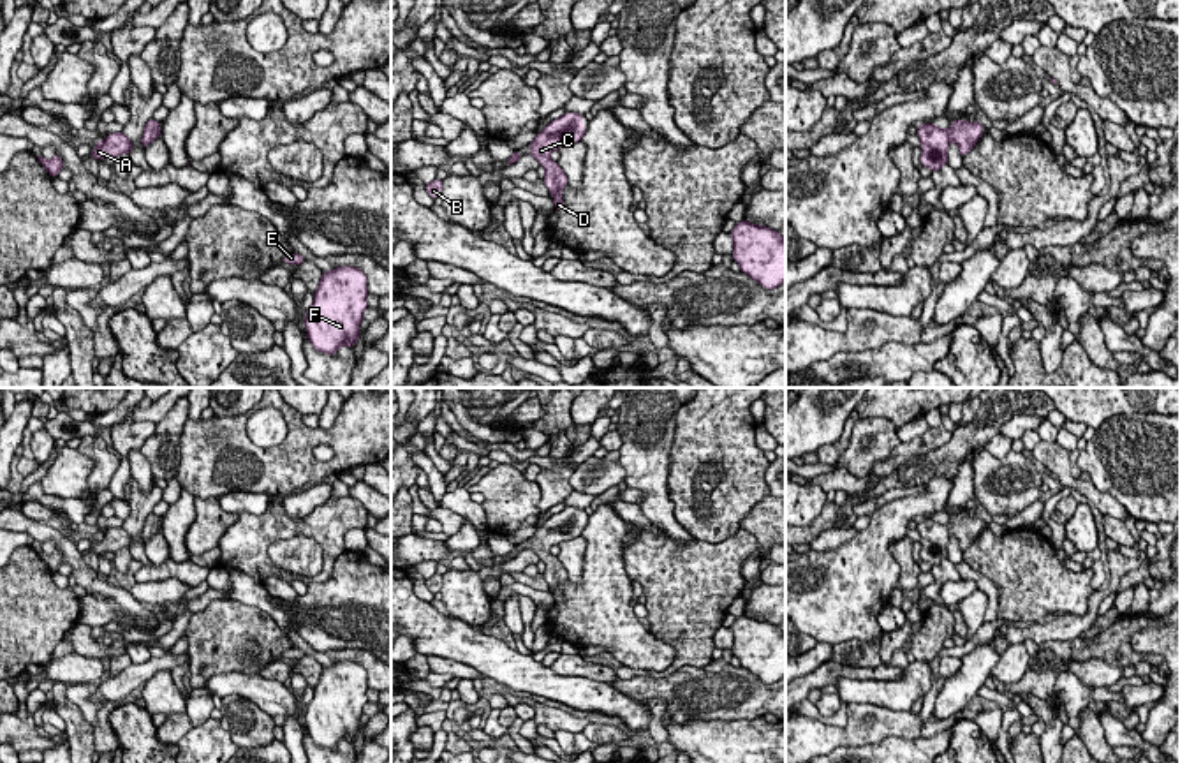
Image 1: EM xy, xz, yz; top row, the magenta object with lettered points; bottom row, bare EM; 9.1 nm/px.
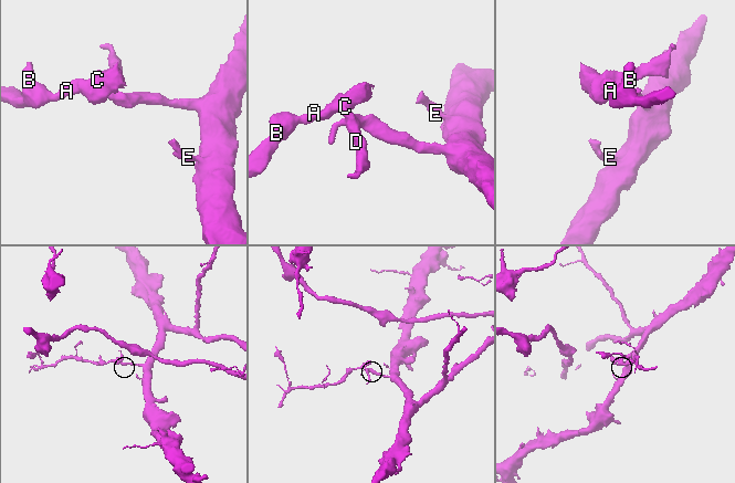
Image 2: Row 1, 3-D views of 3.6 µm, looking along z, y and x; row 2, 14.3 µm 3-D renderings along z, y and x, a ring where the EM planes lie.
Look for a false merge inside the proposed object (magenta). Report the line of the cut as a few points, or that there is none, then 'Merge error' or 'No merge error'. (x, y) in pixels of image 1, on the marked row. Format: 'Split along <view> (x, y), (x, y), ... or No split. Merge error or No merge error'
No split. No merge error

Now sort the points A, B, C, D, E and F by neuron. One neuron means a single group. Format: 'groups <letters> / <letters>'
groups A B C D E F

